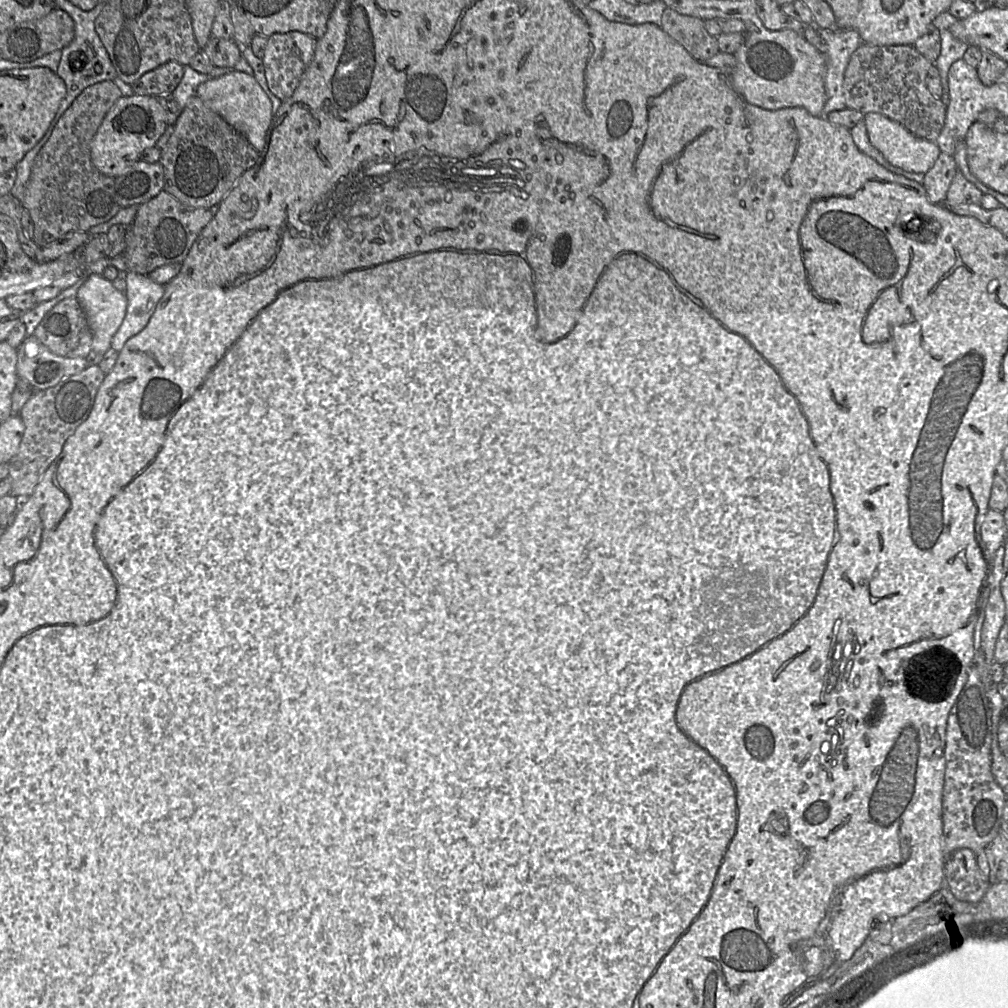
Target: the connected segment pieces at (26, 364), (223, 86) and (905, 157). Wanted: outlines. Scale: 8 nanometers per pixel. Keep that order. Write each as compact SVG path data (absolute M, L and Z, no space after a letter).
M34 335L26 336L17 348L17 375L35 390L45 390L88 366L83 357L62 357L52 353Z
M232 70L221 77L209 79L200 84L197 88L197 96L206 107L220 115L236 131L244 135L256 150L259 152L263 150L266 143L266 134L272 120L272 102L253 75Z
M867 113L863 122L871 145L876 148L884 158L893 166L908 172L927 173L942 152L935 141L926 140L915 136L903 125L880 113Z

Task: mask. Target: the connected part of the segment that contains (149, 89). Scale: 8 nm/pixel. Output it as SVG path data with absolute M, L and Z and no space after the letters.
M170 61L142 75L132 84L137 95L159 96L176 89L184 74L184 66Z

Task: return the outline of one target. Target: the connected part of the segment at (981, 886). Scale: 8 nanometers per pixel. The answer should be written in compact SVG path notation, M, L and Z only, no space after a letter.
M968 848L953 852L945 861L944 883L961 901L979 902L990 886L980 871L975 853Z

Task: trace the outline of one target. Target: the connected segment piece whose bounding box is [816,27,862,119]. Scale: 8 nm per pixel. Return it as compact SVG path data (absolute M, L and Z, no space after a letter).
M816 27L827 44L825 91L826 102L822 117L846 108L843 81L851 54L861 45L862 39L856 30L839 29L836 31Z

